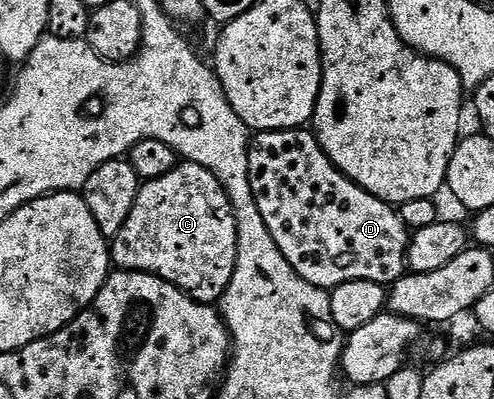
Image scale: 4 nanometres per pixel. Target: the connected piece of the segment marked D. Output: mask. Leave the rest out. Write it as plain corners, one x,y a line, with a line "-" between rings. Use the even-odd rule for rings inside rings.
309,128
267,129
255,132
250,139
248,179
252,183
252,195
256,195
256,207
260,207
260,216
264,218
264,223
268,227
270,234
272,234
276,247
280,247
280,255
284,255
284,259
288,259
288,263
292,263
292,271
296,271
296,275
300,275
300,279
312,283
317,289
329,291
340,287
340,283
352,283
356,279
368,279
368,283
380,283
389,287
406,276
408,272
406,252
410,246
412,233
402,222
401,212
395,206
389,205
388,202
376,199
376,195
364,191
364,187
360,187
355,181
350,181
344,176
334,166
332,159
328,159
326,152
319,147
317,137
314,136

